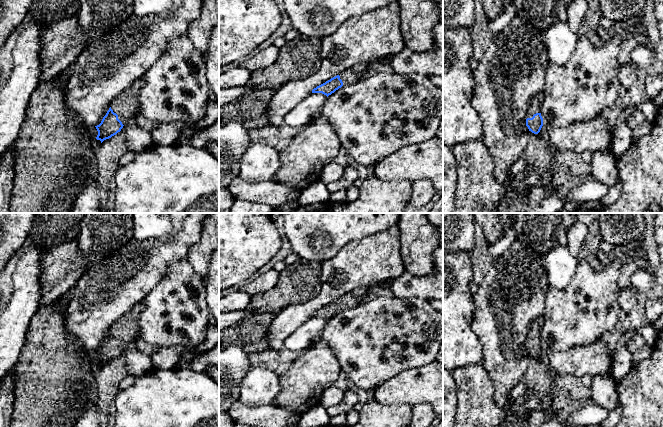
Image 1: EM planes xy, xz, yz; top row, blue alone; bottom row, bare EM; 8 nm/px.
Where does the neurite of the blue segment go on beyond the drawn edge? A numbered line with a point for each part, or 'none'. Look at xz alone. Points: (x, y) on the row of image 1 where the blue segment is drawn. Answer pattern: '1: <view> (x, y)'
1: xz (352, 75)

